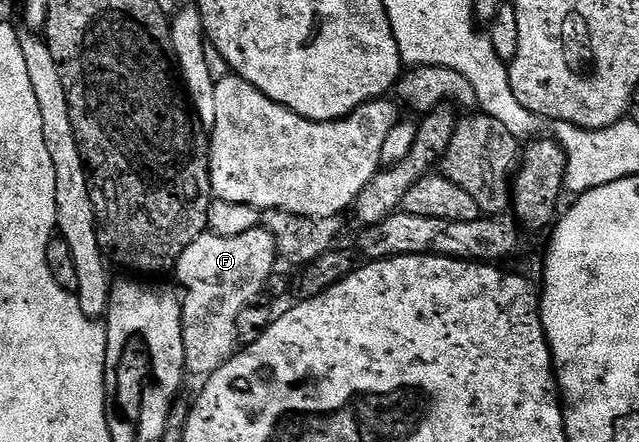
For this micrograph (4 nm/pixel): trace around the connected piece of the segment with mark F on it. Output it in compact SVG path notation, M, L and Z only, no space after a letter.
M262 225L248 229L248 233L240 233L240 237L220 237L209 233L201 235L196 237L196 241L192 241L192 245L188 245L188 249L184 249L184 253L180 253L176 264L179 283L177 286L180 288L182 300L186 370L191 376L208 377L233 357L239 346L234 319L263 294L265 282L276 271L274 259L276 260L277 255L278 247L274 243L274 235Z

